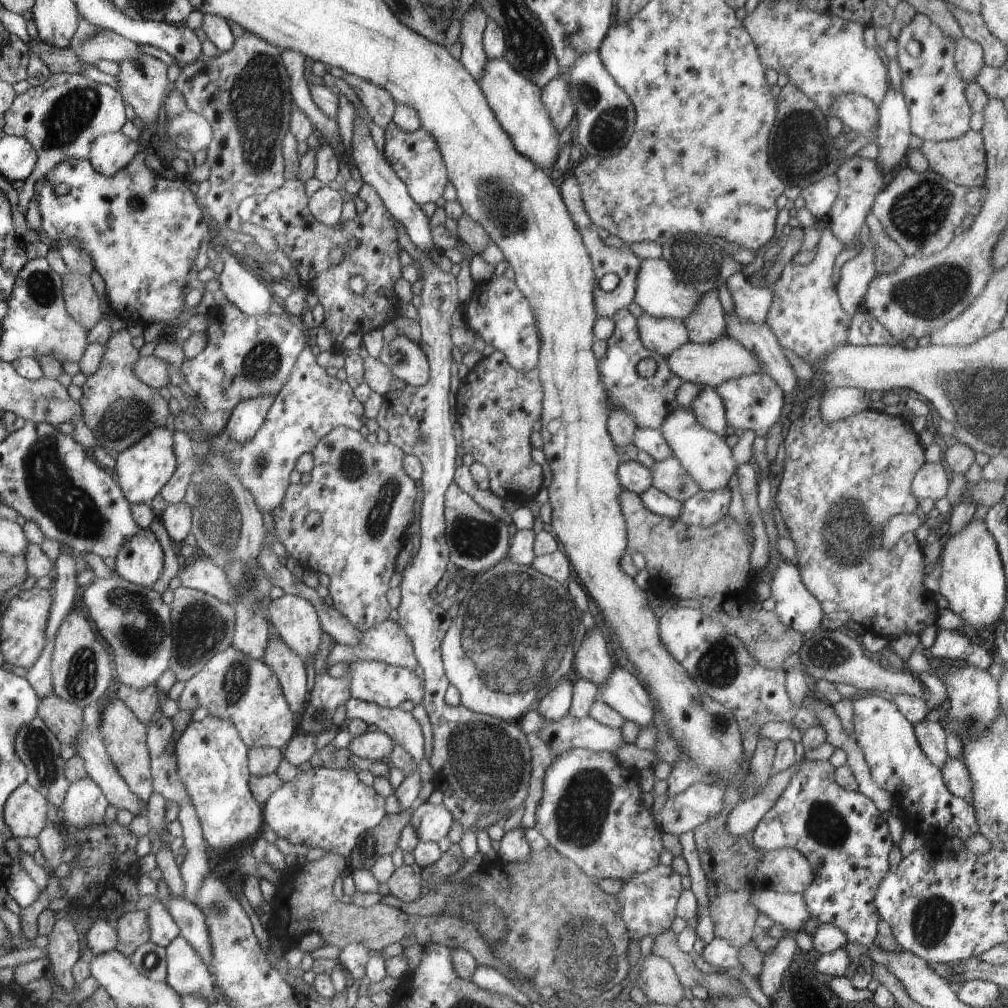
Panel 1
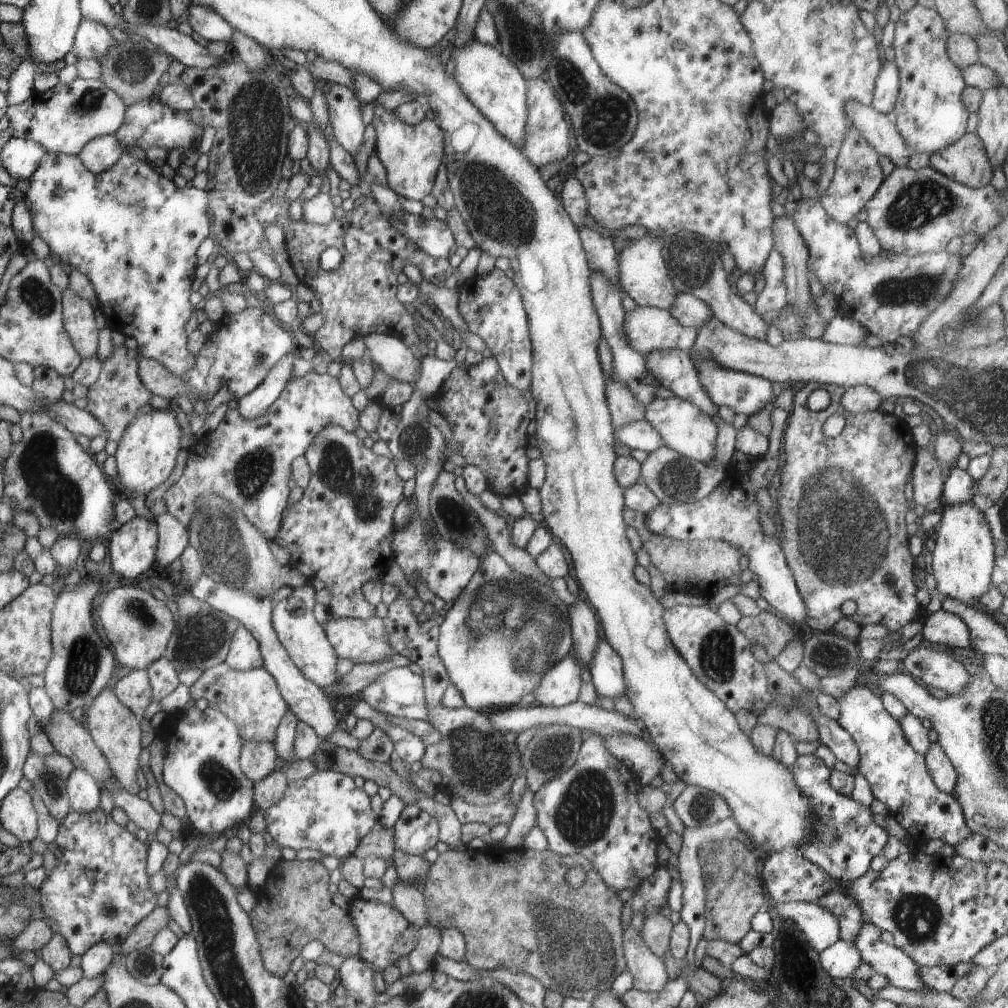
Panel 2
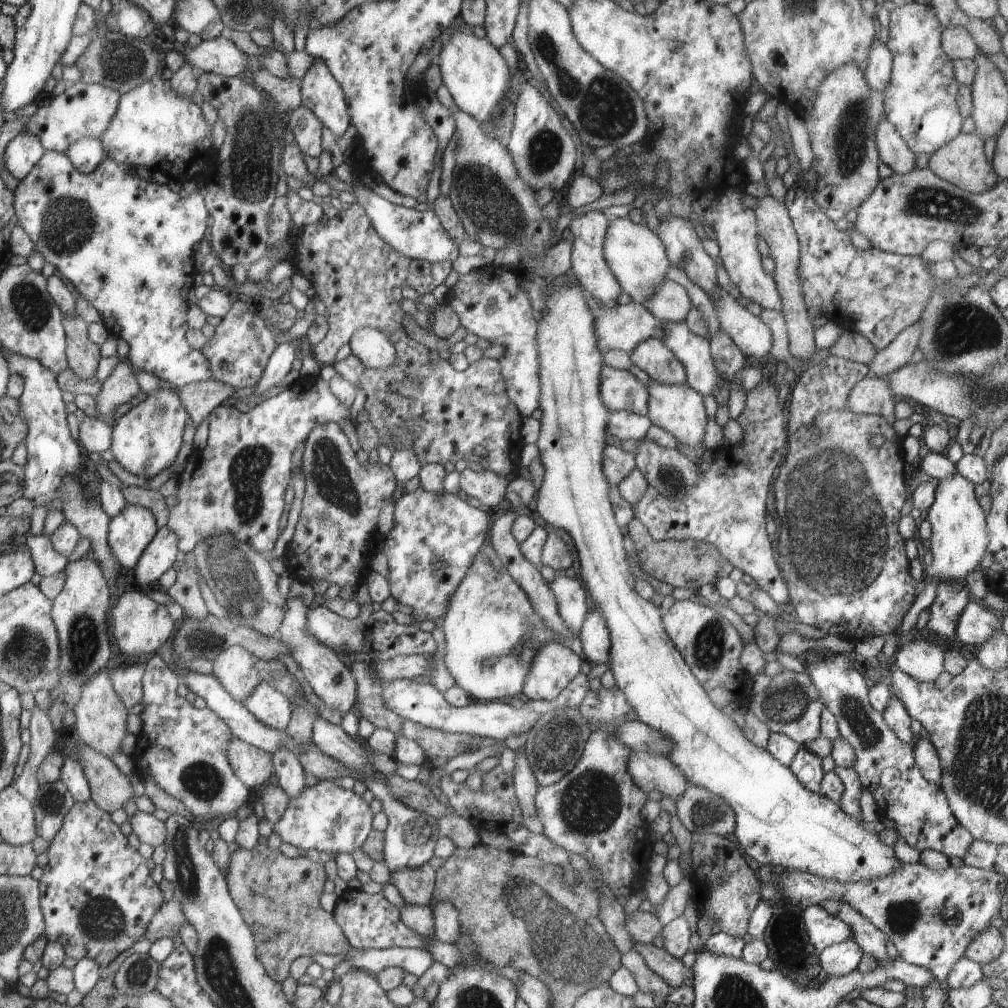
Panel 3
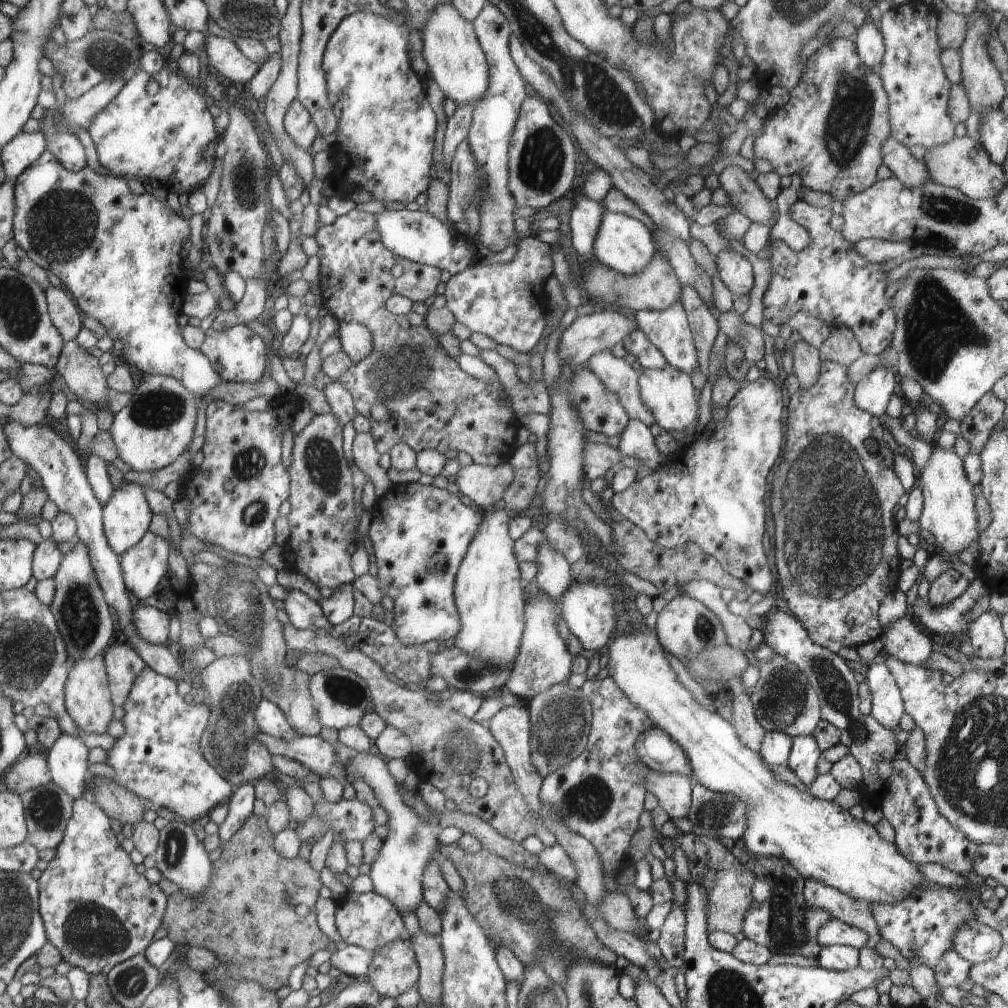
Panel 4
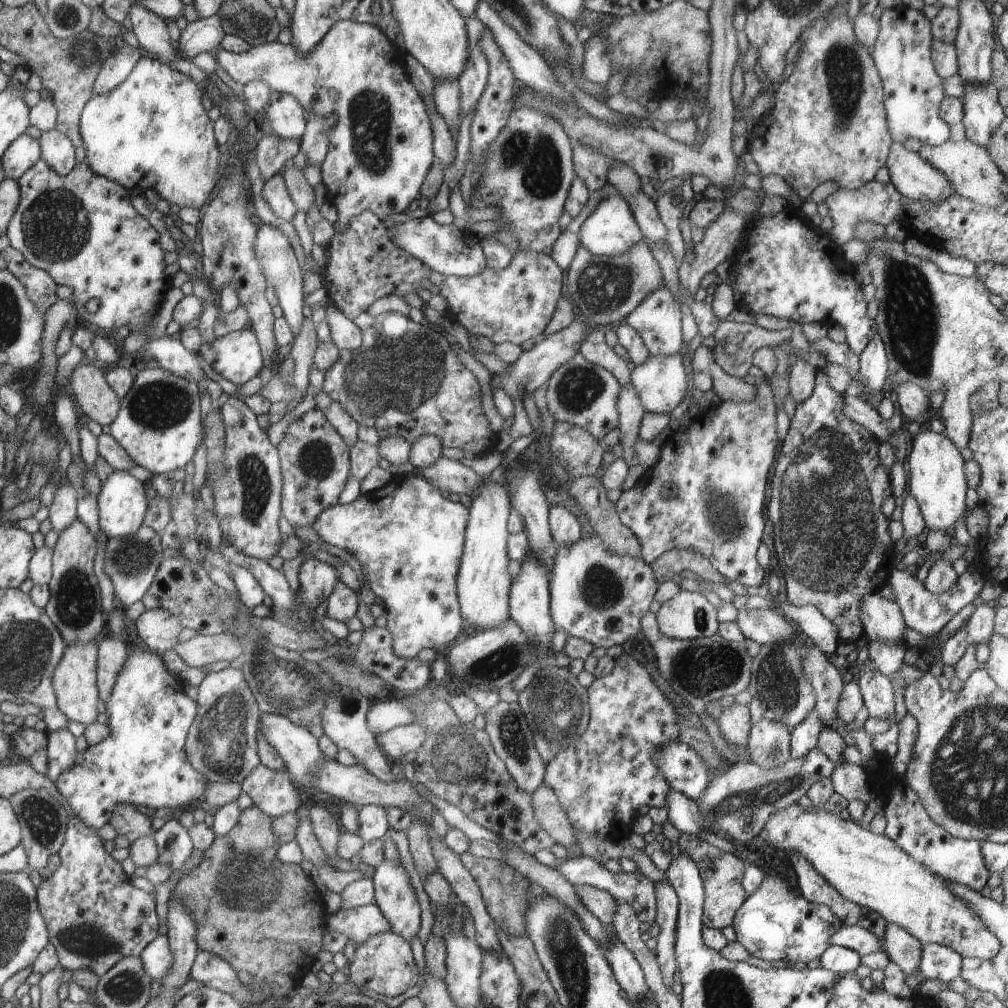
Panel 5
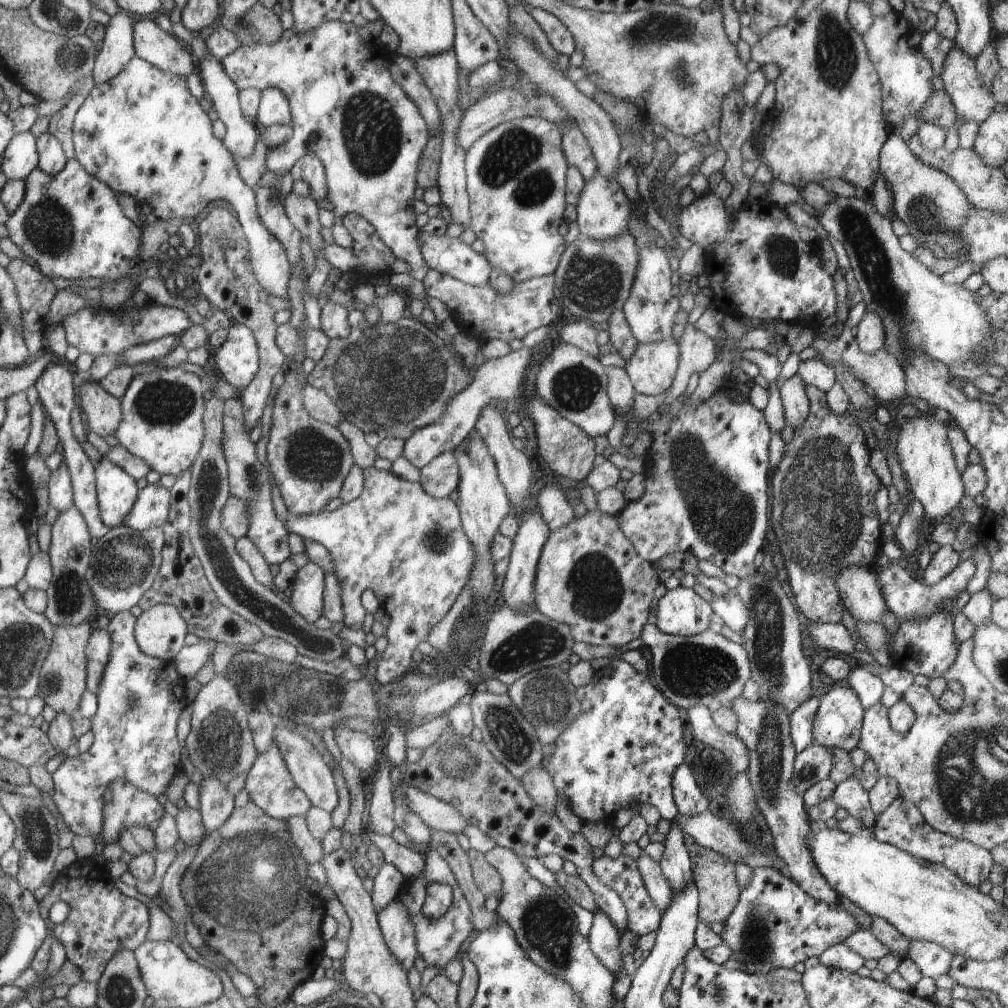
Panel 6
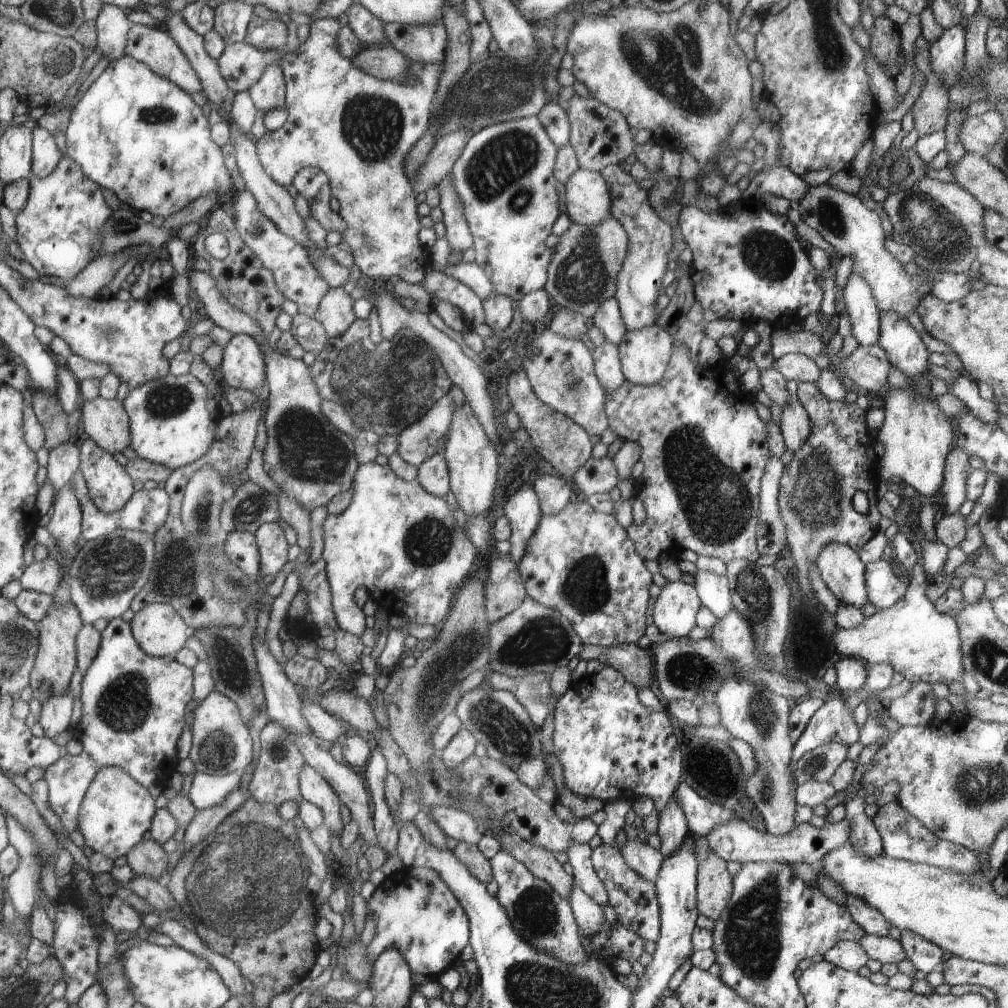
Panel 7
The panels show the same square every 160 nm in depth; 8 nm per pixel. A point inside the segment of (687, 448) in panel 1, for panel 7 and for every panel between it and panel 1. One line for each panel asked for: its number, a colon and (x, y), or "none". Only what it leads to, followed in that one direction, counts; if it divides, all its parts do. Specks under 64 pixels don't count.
2: (684, 428)
3: (678, 409)
4: (669, 394)
5: (661, 382)
6: (652, 367)
7: (644, 354)

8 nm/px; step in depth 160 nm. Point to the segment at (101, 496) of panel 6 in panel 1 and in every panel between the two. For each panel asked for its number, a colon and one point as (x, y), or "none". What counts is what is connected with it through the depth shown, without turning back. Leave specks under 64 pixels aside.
1: (140, 562)
2: (132, 549)
3: (130, 533)
4: (126, 517)
5: (122, 502)

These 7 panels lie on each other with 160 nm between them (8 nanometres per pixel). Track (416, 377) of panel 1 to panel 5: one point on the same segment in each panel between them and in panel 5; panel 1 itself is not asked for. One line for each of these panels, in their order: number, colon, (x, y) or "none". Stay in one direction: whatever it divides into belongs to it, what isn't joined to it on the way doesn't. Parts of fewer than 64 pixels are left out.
2: (389, 353)
3: (374, 349)
4: (357, 342)
5: (346, 335)

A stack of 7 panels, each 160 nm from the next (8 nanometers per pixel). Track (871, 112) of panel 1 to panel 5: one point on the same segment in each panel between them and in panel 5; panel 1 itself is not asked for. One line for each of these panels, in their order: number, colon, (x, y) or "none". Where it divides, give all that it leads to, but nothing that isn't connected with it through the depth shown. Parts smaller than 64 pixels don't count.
2: (879, 129)
3: (893, 151)
4: (911, 172)
5: (913, 177)

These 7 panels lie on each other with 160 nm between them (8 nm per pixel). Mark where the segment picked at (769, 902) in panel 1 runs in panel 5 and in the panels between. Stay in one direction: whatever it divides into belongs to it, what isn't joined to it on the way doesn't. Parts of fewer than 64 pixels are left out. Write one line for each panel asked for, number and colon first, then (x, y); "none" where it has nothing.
2: (820, 928)
3: (824, 929)
4: (834, 932)
5: (855, 938)

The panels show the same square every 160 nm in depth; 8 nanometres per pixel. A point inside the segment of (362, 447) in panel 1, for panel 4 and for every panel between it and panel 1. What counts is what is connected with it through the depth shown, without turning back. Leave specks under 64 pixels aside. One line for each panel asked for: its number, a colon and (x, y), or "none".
2: (340, 532)
3: (334, 538)
4: (323, 524)

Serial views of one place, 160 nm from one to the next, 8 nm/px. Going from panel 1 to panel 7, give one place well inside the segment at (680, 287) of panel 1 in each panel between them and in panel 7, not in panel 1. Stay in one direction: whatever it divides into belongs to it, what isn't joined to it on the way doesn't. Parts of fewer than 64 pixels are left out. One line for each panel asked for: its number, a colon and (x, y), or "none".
2: (643, 274)
3: (636, 256)
4: (624, 244)
5: (611, 230)
6: (603, 211)
7: (588, 199)

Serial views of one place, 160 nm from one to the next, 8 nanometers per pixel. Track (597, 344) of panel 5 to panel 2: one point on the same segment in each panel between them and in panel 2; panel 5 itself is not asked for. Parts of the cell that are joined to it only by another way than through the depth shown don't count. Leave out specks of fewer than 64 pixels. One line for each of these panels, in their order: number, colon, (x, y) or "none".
2: (624, 409)
3: (619, 389)
4: (618, 376)

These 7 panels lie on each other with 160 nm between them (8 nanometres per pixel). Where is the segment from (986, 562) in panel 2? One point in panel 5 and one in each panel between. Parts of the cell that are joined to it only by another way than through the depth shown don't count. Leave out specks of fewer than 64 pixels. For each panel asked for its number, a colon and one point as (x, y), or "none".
3: (959, 542)
4: (949, 512)
5: (936, 476)

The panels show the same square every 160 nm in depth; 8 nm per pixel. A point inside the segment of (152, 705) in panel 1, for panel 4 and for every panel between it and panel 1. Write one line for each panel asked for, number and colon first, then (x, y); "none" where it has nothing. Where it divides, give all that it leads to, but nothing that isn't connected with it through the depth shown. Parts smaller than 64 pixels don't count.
2: (134, 690)
3: (127, 681)
4: (124, 665)

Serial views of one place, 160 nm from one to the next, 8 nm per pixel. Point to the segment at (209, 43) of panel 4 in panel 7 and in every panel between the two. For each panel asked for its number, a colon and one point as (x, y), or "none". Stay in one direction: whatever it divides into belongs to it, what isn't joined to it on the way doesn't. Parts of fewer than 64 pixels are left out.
5: (381, 147)
6: (346, 109)
7: (356, 128)

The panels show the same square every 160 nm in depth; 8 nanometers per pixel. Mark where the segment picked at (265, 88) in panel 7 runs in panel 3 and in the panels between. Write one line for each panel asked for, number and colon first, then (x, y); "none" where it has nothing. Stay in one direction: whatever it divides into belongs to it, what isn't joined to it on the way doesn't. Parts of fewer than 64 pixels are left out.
3: (307, 129)
4: (298, 124)
5: (287, 116)
6: (274, 109)

